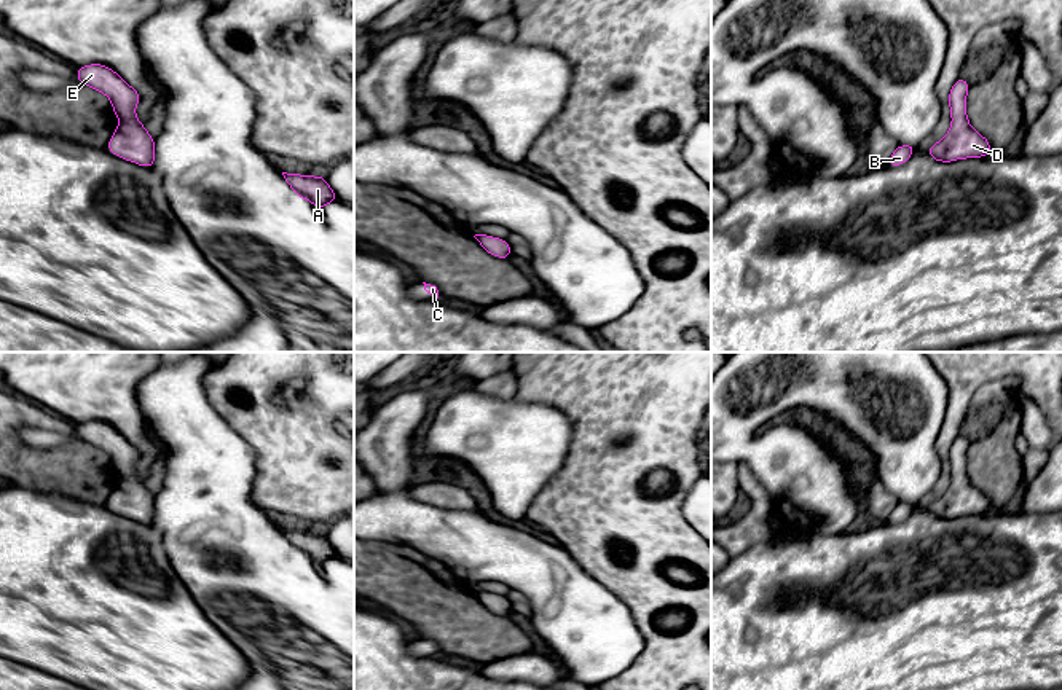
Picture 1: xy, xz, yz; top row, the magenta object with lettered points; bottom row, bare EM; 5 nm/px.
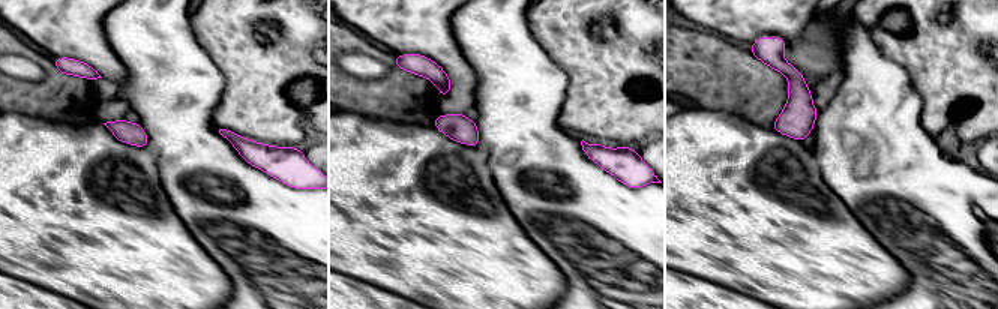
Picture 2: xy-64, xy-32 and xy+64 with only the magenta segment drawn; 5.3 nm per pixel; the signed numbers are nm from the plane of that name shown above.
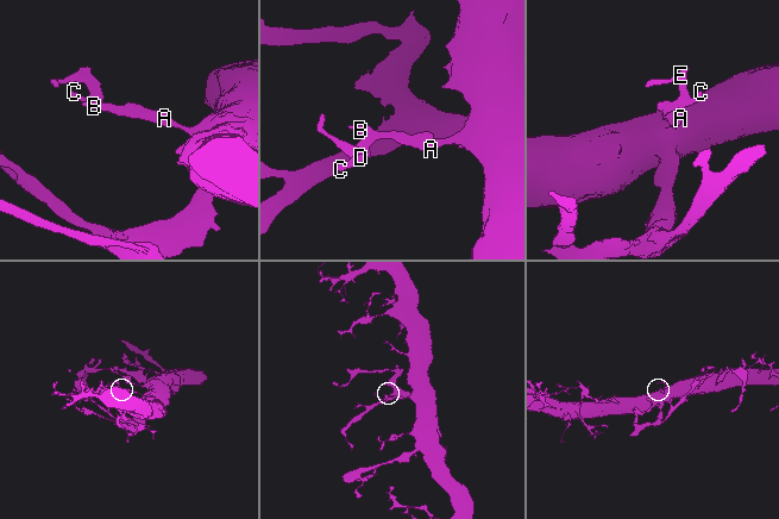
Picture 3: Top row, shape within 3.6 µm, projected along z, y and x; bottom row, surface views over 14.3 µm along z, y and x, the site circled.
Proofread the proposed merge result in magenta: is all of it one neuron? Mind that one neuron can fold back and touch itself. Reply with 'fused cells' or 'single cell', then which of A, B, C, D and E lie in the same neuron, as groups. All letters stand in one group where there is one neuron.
single cell | A B C D E

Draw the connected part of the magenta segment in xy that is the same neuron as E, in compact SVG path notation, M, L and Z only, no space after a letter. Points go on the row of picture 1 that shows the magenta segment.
M102 64L78 67L77 80L105 94L116 120L121 121L110 137L107 150L134 164L155 167L155 137L147 132L145 124L137 120L134 112L140 94L115 70Z

